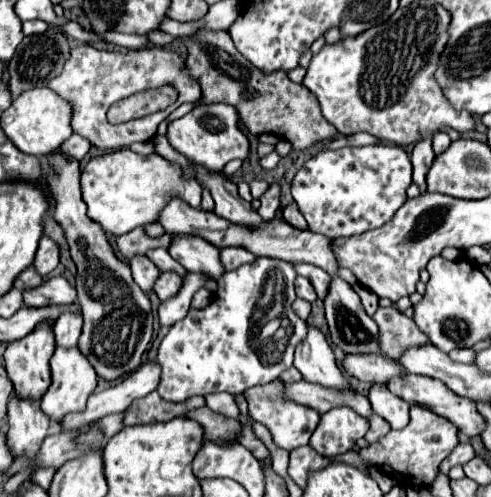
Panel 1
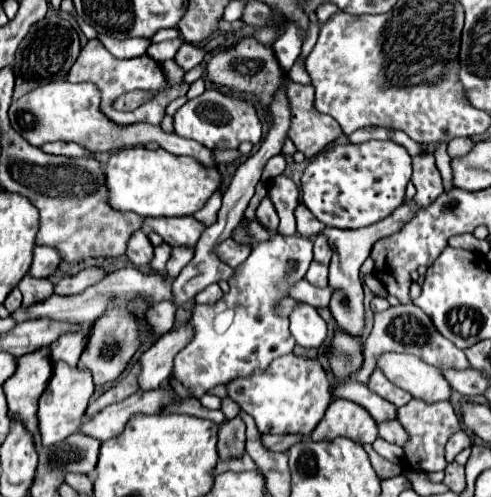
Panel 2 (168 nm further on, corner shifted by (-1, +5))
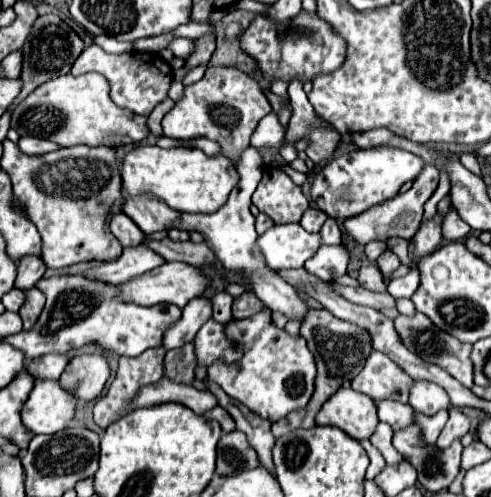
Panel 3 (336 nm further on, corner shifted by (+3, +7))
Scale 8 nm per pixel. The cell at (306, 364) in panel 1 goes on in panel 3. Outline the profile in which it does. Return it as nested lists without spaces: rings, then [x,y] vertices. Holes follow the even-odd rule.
[[[248,147],[244,153],[242,153],[242,159],[238,163],[238,173],[240,173],[240,181],[238,185],[232,189],[228,201],[218,209],[214,211],[212,215],[192,215],[192,213],[182,213],[178,217],[178,221],[174,221],[176,229],[182,229],[182,231],[198,231],[204,235],[204,241],[208,243],[208,247],[214,251],[216,259],[224,265],[224,269],[228,271],[234,271],[234,273],[240,273],[242,277],[248,277],[244,281],[248,281],[246,285],[254,291],[254,295],[266,305],[270,307],[272,311],[280,311],[284,313],[288,319],[300,319],[304,321],[304,315],[308,311],[308,307],[304,305],[304,301],[298,297],[296,289],[292,289],[292,285],[284,283],[276,271],[272,271],[260,249],[256,247],[256,229],[254,229],[254,215],[250,213],[250,197],[256,189],[256,185],[260,183],[260,177],[262,177],[262,157],[260,157],[260,151],[254,149],[254,147]]]

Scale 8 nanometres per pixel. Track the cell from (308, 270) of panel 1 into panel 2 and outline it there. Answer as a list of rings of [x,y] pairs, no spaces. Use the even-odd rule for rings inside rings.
[[[314,239],[314,261],[318,263],[330,263],[332,249],[328,247],[326,239]]]

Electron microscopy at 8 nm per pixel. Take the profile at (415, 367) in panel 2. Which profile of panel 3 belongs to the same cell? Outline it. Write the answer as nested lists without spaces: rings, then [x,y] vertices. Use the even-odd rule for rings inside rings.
[[[414,381],[410,399],[412,399],[410,405],[414,407],[414,411],[422,413],[422,415],[434,415],[440,409],[450,407],[448,393],[444,393],[444,389],[440,389],[440,385],[432,385],[428,381]]]

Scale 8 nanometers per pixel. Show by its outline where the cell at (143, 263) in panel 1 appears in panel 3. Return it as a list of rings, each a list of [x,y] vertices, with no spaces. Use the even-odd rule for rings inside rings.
[[[124,213],[112,215],[110,231],[122,243],[122,247],[136,247],[144,241],[144,233],[140,233],[140,227],[132,219],[128,219]]]

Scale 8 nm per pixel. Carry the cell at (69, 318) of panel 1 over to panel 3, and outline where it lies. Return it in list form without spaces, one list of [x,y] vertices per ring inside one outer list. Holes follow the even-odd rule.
[[[44,355],[44,357],[30,359],[26,369],[34,379],[40,381],[40,379],[58,379],[66,365],[68,365],[66,355]]]

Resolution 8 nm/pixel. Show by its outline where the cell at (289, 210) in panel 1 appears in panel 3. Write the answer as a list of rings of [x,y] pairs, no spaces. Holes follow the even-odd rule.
[[[308,209],[304,215],[302,215],[302,219],[300,219],[300,225],[304,227],[304,229],[308,229],[310,233],[318,233],[320,229],[322,229],[322,225],[324,225],[324,221],[328,219],[328,215],[324,213],[324,211],[320,211],[320,209]]]

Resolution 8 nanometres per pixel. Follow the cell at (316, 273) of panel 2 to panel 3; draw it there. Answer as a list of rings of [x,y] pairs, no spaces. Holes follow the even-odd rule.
[[[322,245],[318,253],[306,261],[306,271],[314,273],[322,281],[334,281],[346,273],[350,261],[350,251],[346,245]]]

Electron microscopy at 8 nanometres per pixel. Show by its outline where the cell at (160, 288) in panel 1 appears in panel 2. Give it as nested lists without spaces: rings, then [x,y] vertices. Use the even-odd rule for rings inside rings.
[[[184,247],[172,249],[170,261],[168,261],[168,265],[166,265],[166,275],[168,275],[170,279],[176,279],[178,273],[190,263],[192,255],[194,255],[194,251],[184,251]]]

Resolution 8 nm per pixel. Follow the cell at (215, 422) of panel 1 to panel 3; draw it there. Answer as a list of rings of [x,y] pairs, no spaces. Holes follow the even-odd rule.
[[[242,431],[224,433],[218,443],[218,461],[216,473],[218,475],[234,475],[242,469],[256,469],[260,467],[258,455],[248,443]]]

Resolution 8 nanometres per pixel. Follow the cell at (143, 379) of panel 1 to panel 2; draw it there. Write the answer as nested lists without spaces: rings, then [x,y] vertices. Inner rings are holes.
[[[184,325],[176,331],[162,335],[142,357],[140,357],[140,373],[138,387],[142,391],[160,389],[162,383],[172,373],[172,359],[184,347],[184,343],[192,337],[192,327]]]

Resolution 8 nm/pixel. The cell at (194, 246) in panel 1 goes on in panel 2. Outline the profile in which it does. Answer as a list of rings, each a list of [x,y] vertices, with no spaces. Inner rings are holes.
[[[172,217],[172,219],[144,219],[144,225],[158,231],[158,235],[170,247],[188,247],[194,249],[206,225],[194,217]]]

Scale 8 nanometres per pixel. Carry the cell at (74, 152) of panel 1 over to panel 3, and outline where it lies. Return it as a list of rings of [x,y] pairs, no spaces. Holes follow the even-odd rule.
[[[20,137],[18,149],[26,155],[44,155],[50,151],[56,151],[58,145],[48,141],[48,139],[38,139],[38,137]]]

